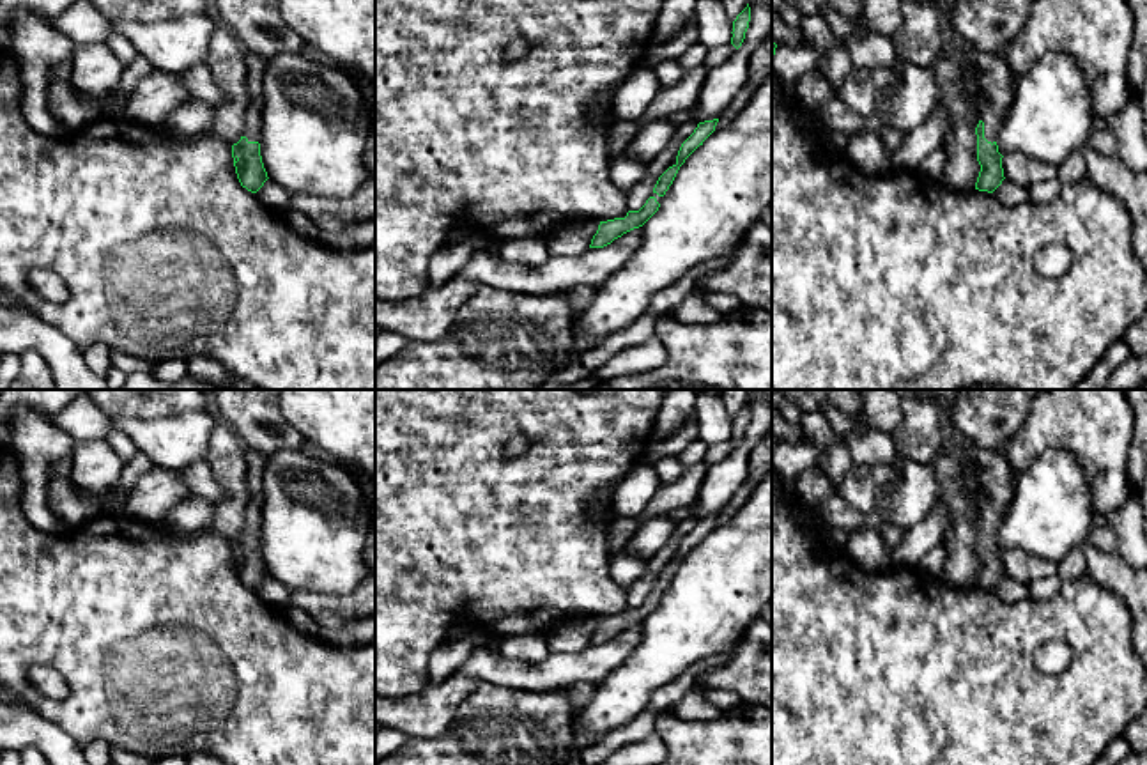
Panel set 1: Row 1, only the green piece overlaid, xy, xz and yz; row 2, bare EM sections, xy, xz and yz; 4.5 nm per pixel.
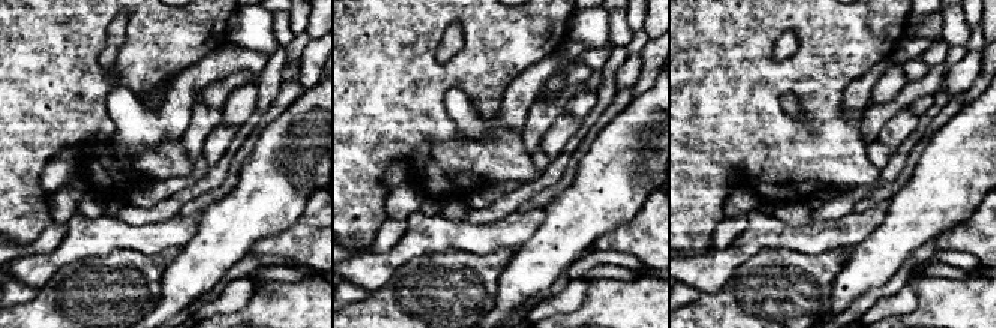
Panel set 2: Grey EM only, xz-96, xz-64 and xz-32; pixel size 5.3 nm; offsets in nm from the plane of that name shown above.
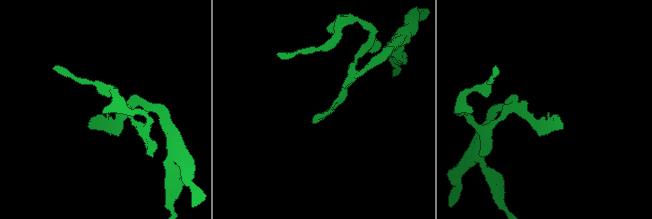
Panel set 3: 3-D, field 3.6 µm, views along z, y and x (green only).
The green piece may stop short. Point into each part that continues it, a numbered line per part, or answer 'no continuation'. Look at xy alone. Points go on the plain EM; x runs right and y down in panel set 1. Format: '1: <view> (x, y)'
1: xy (255, 463)

